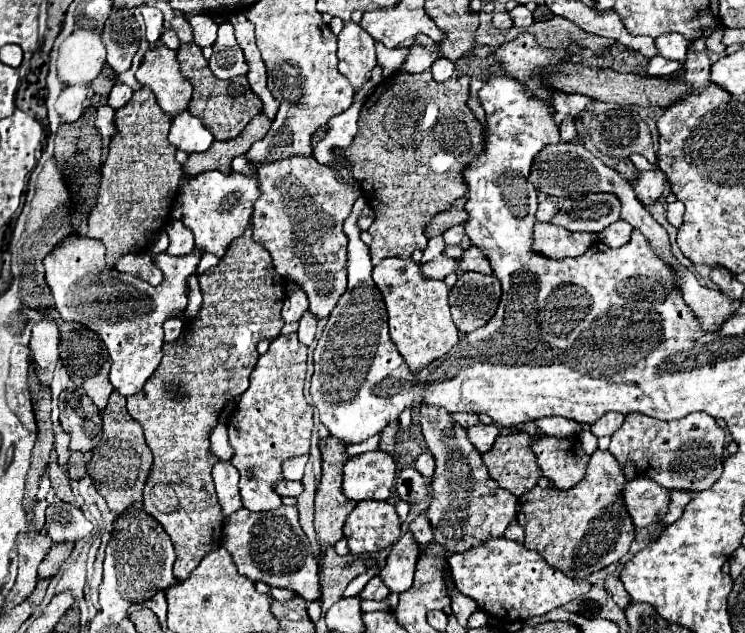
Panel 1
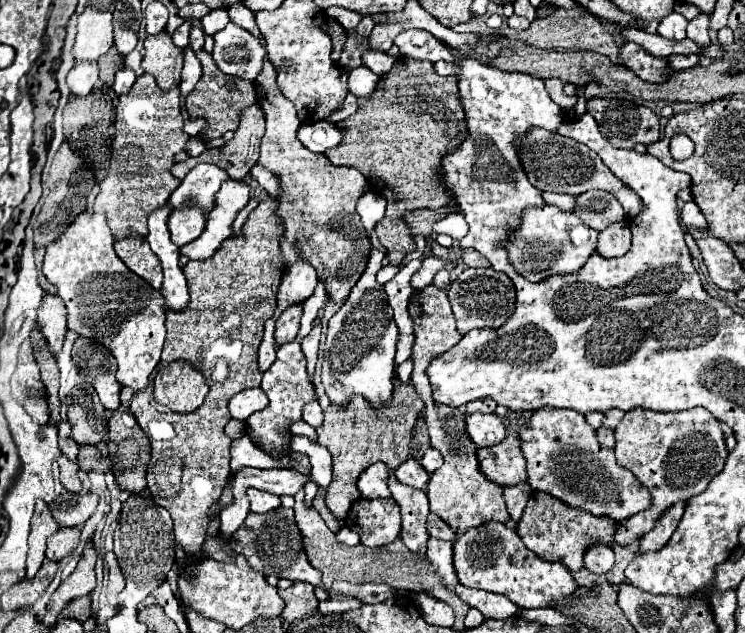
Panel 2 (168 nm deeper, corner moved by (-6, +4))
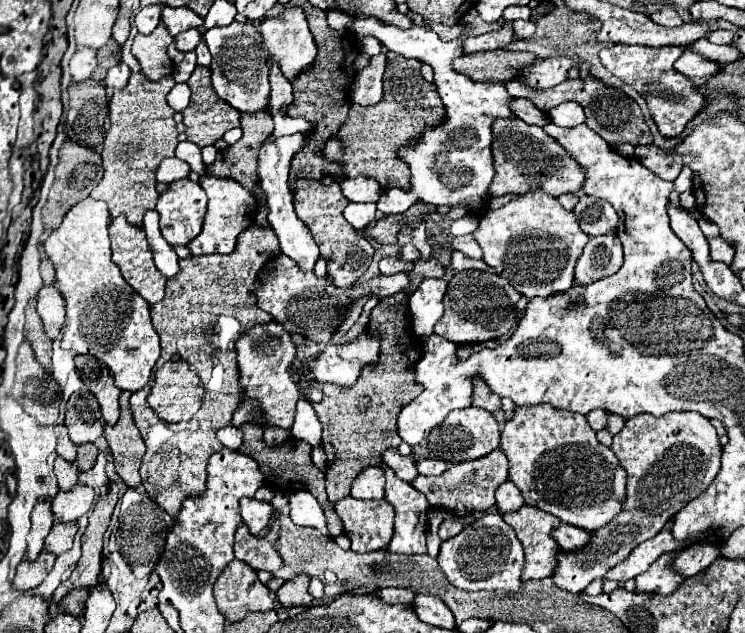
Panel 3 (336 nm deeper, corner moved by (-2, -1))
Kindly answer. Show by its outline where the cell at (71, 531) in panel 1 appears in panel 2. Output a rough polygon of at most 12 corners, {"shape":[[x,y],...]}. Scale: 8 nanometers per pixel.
{"shape":[[62,491],[52,503],[60,527],[82,527],[96,511],[96,495]]}

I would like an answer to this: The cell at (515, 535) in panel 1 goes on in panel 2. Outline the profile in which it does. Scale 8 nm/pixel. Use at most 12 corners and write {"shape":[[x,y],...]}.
{"shape":[[528,485],[504,487],[504,499],[514,523],[522,519],[530,497]]}

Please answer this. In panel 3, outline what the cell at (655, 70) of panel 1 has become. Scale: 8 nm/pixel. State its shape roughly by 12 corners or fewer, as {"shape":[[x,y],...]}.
{"shape":[[686,48],[674,68],[690,80],[720,72],[718,62]]}

